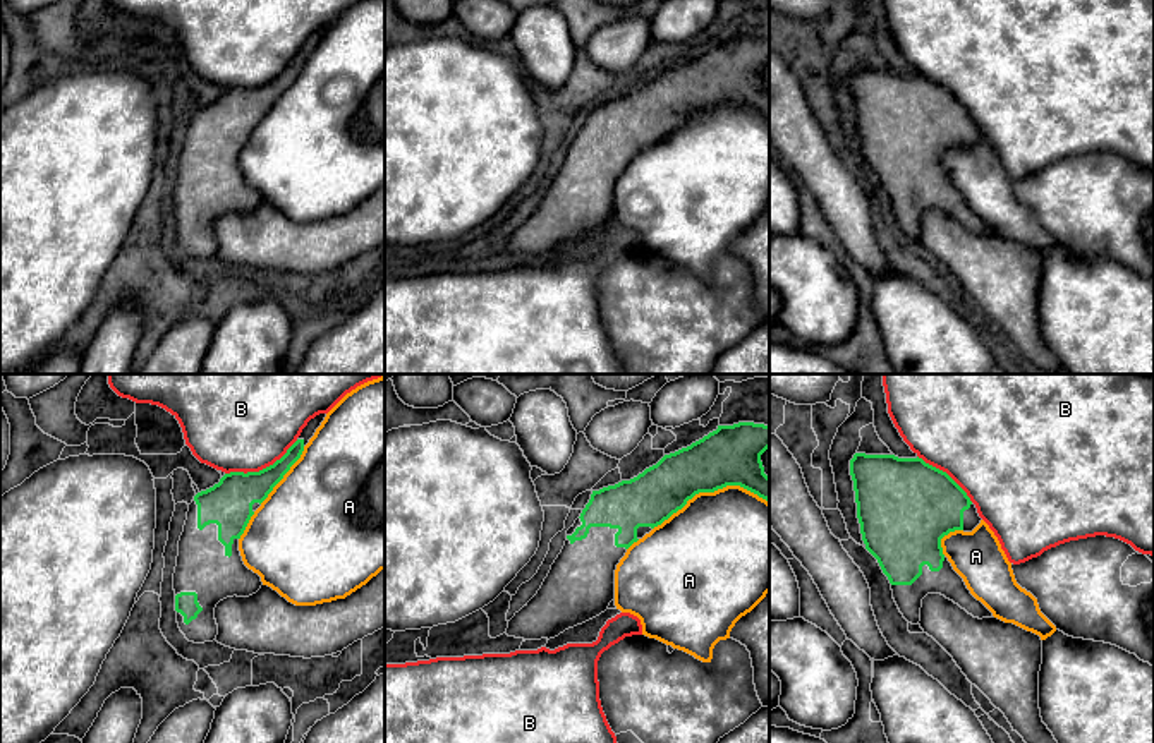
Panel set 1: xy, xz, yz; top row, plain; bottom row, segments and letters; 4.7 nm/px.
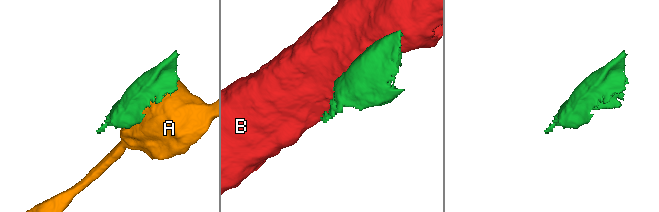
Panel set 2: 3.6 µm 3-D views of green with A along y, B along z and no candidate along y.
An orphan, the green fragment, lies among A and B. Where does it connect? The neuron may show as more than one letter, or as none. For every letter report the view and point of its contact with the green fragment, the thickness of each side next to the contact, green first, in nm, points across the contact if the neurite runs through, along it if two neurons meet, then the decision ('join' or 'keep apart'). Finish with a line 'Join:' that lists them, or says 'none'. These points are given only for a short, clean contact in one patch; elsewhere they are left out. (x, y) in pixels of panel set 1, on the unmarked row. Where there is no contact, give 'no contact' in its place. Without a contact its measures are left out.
A: contact xz (710, 107); calibres 280 and 480 nm; keep apart
B: contact xy (263, 84); calibres 220 and 420 nm; keep apart
Join: none

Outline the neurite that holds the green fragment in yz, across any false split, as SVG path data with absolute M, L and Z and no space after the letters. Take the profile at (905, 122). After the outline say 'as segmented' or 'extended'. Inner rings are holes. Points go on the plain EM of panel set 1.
M855 69L850 76L857 134L866 165L888 192L893 214L903 233L919 240L922 214L941 209L974 233L994 233L967 204L963 194L943 170L941 154L955 146L972 148L981 132L967 108L943 86L922 74Z; extended

